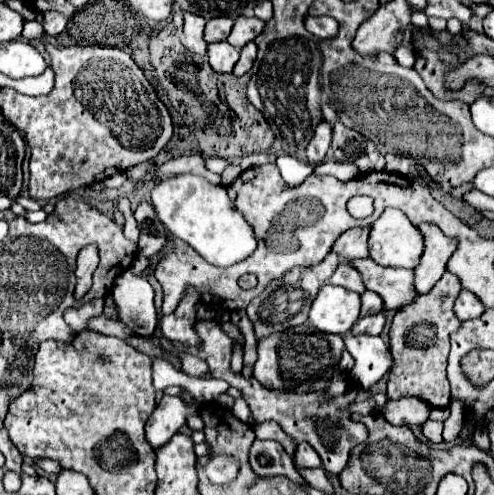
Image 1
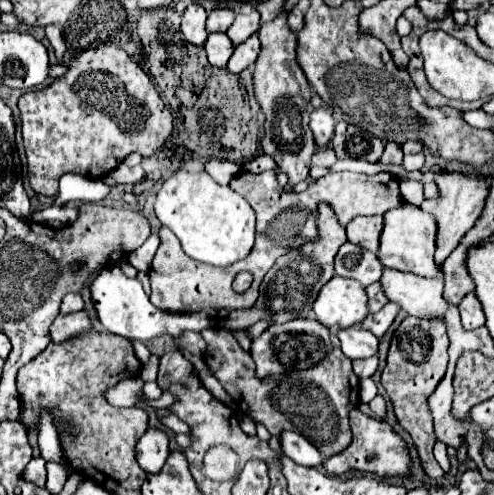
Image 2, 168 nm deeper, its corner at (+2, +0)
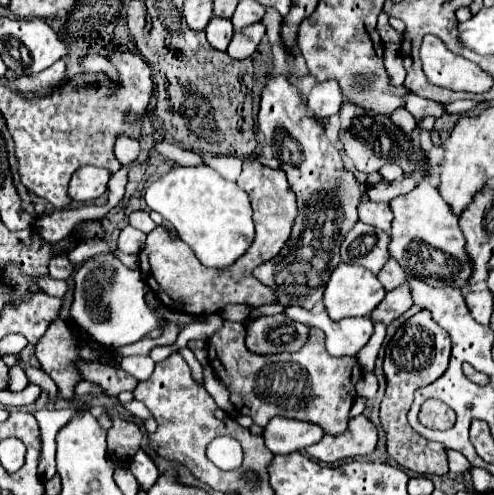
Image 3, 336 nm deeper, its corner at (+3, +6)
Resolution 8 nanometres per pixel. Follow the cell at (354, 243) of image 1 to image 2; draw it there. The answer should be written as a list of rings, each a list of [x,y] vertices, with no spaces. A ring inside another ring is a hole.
[[[380,215],[356,217],[356,219],[352,219],[352,223],[348,223],[346,235],[348,235],[350,243],[376,253],[378,251],[380,227],[382,227],[382,217]]]

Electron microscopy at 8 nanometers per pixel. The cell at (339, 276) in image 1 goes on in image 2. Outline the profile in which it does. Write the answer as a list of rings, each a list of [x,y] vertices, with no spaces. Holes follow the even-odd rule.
[[[344,243],[334,259],[334,273],[346,279],[356,279],[368,287],[380,279],[382,265],[374,253],[364,251],[352,243]]]

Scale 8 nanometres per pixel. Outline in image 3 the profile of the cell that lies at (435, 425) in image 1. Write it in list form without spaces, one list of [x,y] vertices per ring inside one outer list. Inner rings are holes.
[[[447,451],[447,457],[449,457],[449,471],[453,473],[471,471],[471,463],[459,451]]]

